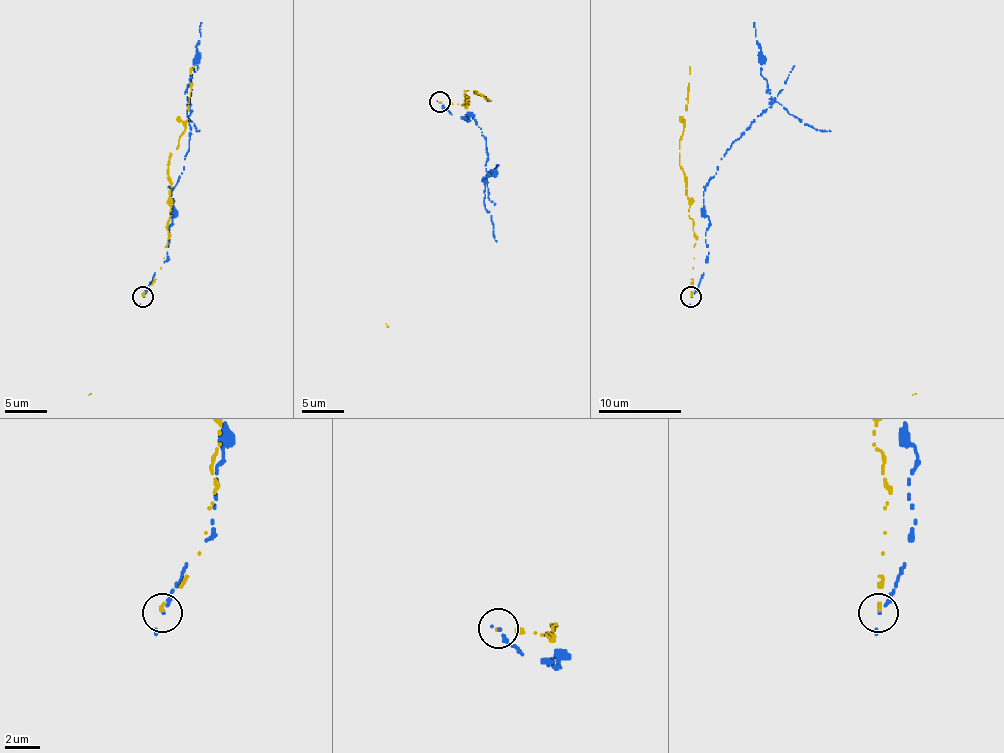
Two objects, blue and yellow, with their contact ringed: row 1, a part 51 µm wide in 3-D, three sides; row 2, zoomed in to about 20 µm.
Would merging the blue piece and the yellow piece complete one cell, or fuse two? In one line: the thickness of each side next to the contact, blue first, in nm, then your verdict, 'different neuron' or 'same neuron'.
170/240 nm | different neuron

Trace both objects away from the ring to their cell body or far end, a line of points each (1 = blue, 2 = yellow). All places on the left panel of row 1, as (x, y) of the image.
1: (143, 296), (166, 259), (173, 188), (189, 148), (185, 90), (202, 23)
2: (143, 296), (156, 279), (168, 240), (168, 156), (185, 129), (191, 90), (189, 71), (193, 67)

